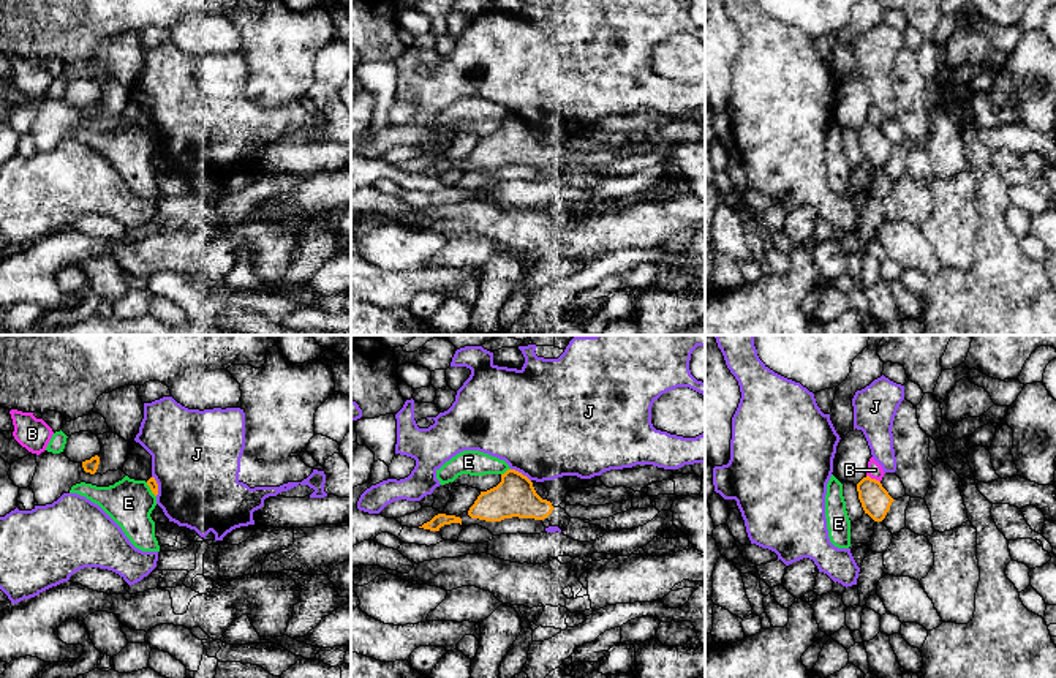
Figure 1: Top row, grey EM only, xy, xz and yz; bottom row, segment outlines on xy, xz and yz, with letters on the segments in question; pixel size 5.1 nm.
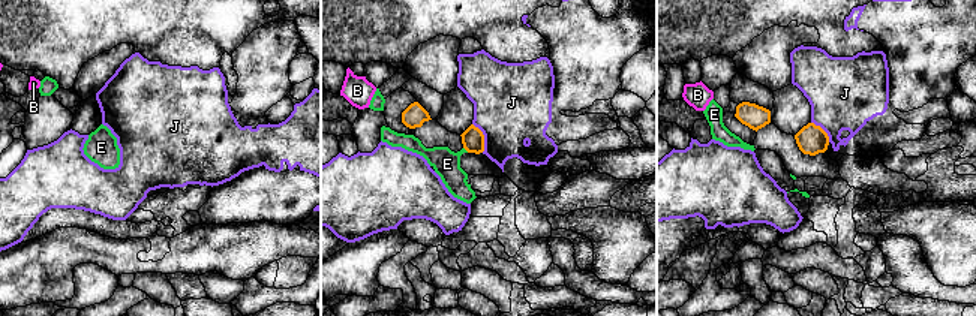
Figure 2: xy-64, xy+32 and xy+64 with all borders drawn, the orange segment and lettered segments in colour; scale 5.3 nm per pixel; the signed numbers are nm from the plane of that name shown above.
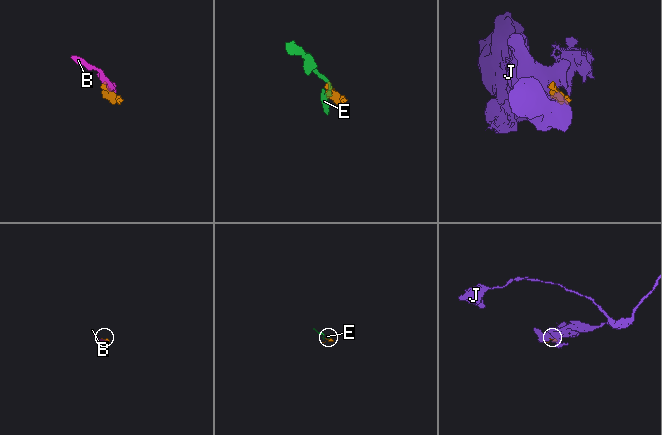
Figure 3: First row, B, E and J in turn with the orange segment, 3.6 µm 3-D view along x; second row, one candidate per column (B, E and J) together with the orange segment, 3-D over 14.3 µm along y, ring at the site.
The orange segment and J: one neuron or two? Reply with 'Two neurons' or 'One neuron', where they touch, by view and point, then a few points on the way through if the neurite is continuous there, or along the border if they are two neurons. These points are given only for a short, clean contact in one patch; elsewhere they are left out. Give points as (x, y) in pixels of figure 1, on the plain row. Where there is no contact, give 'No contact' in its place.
One neuron. Touches orange at xz (520, 119)

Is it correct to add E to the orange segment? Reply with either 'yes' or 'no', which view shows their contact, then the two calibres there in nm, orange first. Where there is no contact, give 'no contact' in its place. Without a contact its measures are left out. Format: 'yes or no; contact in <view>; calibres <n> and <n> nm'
no; contact in xz; calibres 200 and 130 nm

